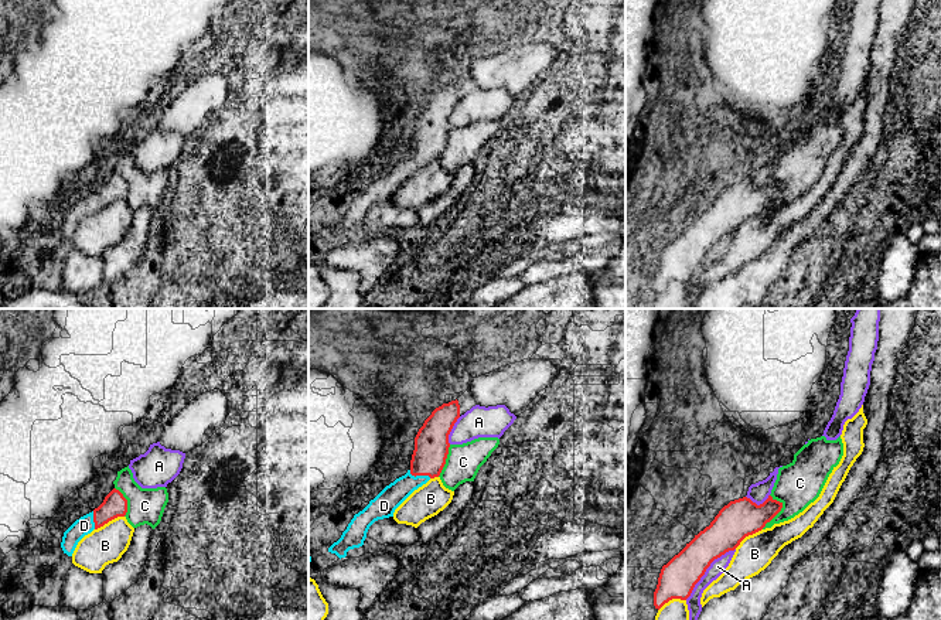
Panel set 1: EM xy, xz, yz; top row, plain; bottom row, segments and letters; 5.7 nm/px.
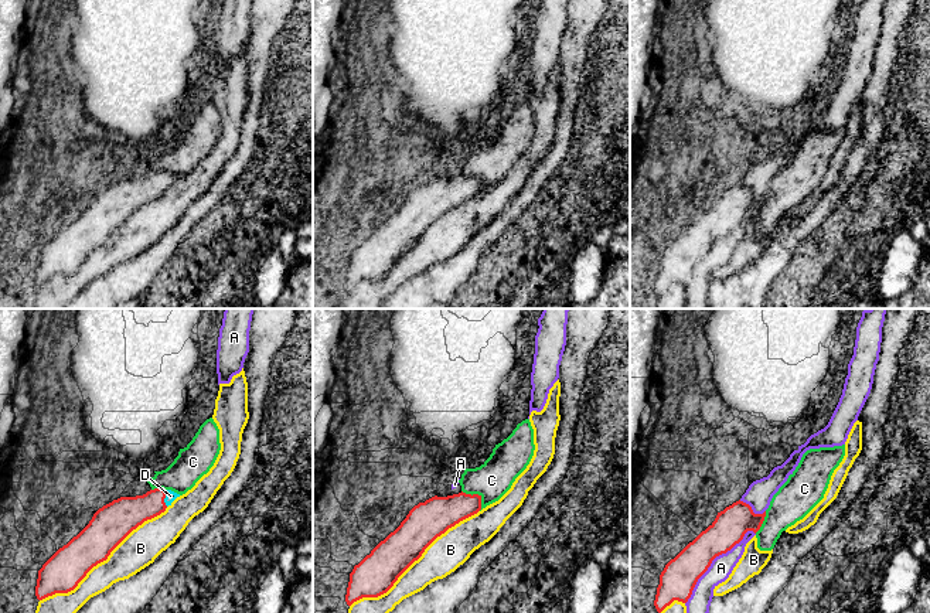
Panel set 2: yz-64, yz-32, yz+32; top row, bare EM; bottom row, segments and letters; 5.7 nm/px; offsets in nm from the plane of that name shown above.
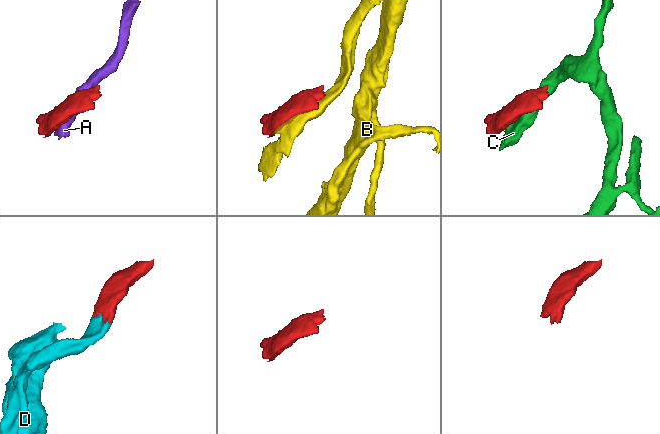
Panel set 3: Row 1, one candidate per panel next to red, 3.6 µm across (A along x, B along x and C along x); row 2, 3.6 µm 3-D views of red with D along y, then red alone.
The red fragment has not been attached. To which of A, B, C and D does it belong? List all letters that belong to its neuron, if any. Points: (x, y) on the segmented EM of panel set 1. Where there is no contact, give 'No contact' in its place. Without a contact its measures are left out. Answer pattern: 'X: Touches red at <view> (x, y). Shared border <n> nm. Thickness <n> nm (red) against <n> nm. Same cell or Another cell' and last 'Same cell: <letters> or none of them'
A: Touches red at yz (706, 568). Shared border 400 nm. Thickness 200 nm (red) against 90 nm. Another cell
B: Touches red at xy (109, 520). Shared border 190 nm. Thickness 140 nm (red) against 220 nm. Another cell
C: Touches red at yz (778, 511). Shared border 200 nm. Thickness 220 nm (red) against 260 nm. Another cell
D: Touches red at xz (419, 474). Shared border 130 nm. Thickness 190 nm (red) against 140 nm. Same cell
Same cell: D

